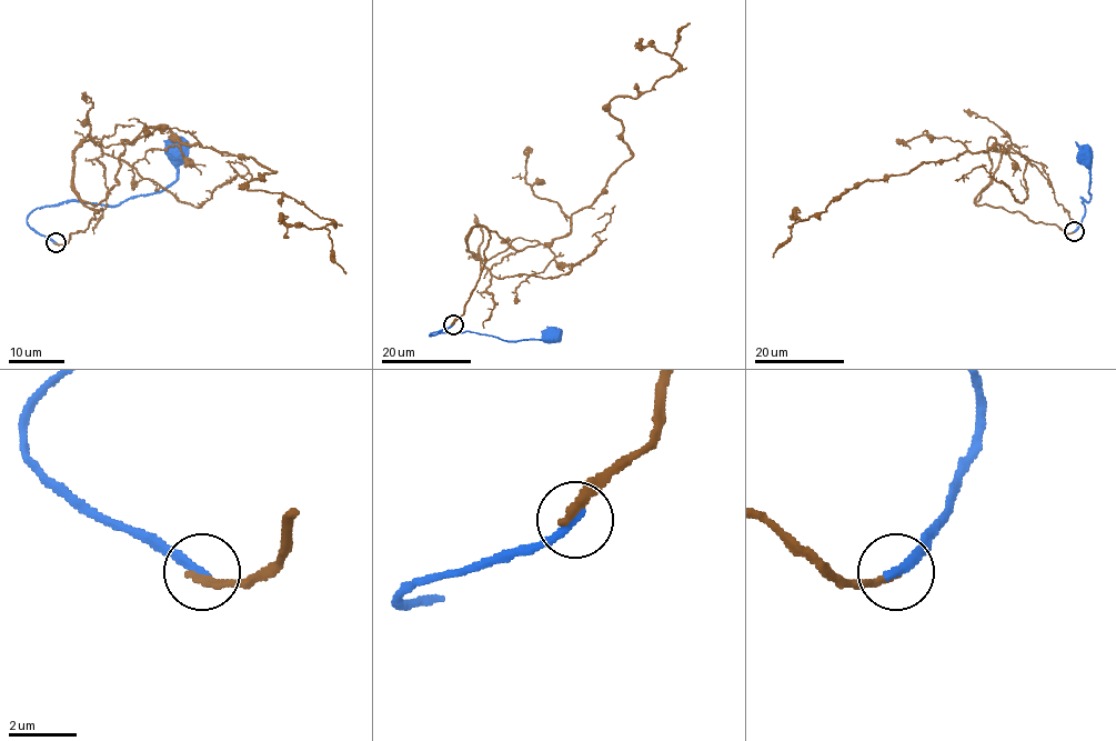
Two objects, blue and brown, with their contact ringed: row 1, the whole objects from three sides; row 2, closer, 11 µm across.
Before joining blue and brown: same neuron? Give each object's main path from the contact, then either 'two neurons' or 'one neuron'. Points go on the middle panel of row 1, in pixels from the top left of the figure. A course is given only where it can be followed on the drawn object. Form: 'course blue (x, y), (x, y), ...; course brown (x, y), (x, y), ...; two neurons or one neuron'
course blue (453, 324), (430, 334), (465, 331), (513, 340), (552, 340), (555, 337), (553, 333); course brown (452, 324), (483, 268), (484, 227), (519, 250), (548, 246), (633, 156), (610, 102), (676, 69), (689, 23); two neurons

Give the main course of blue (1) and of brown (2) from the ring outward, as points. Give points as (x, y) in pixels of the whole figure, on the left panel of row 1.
1: (57, 242), (27, 223), (32, 210), (71, 201), (117, 204), (161, 192), (177, 179), (179, 146)
2: (54, 242), (94, 219), (122, 140), (167, 128), (275, 172), (248, 188), (332, 220), (323, 227), (345, 274)

